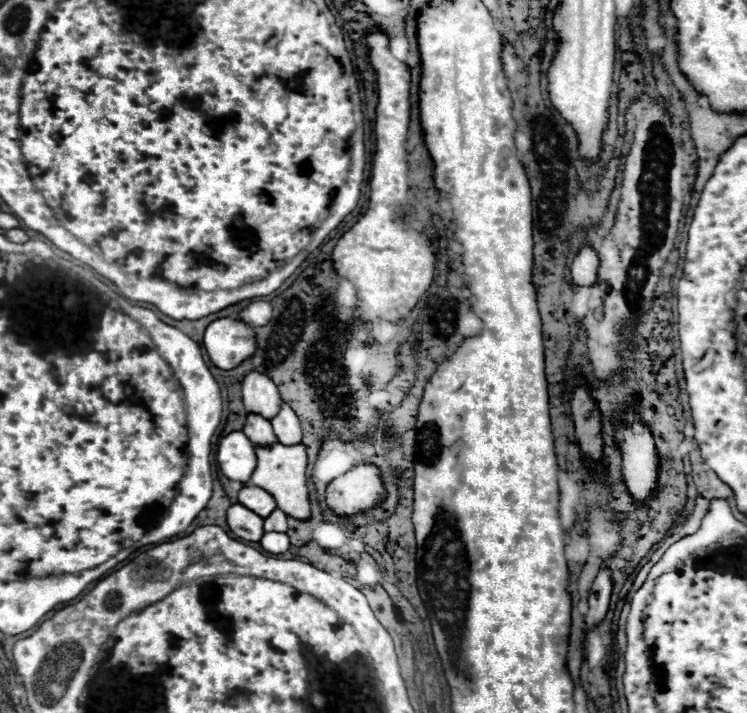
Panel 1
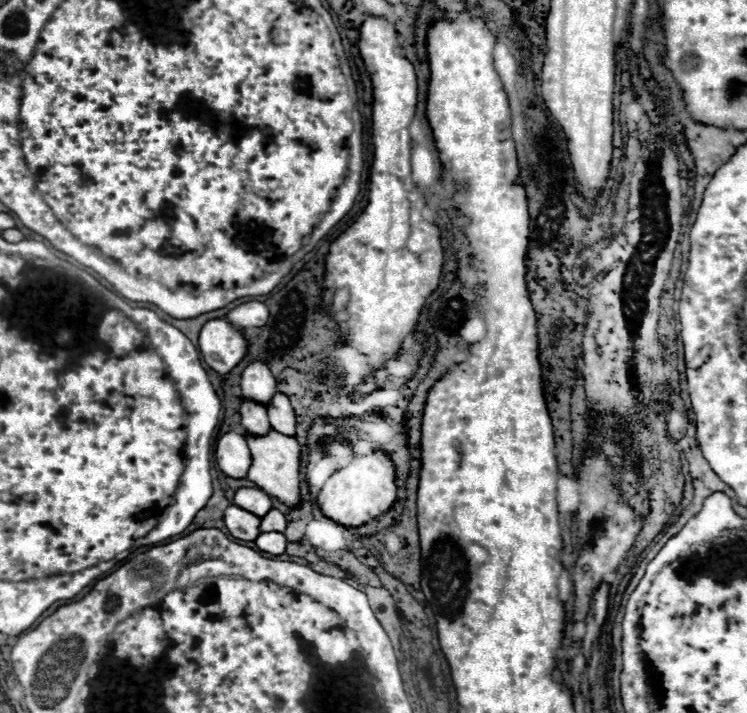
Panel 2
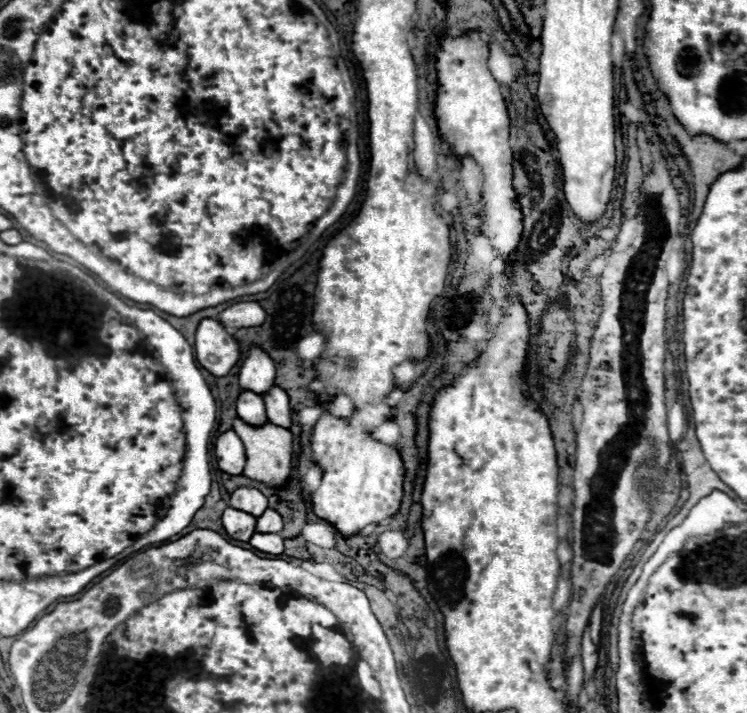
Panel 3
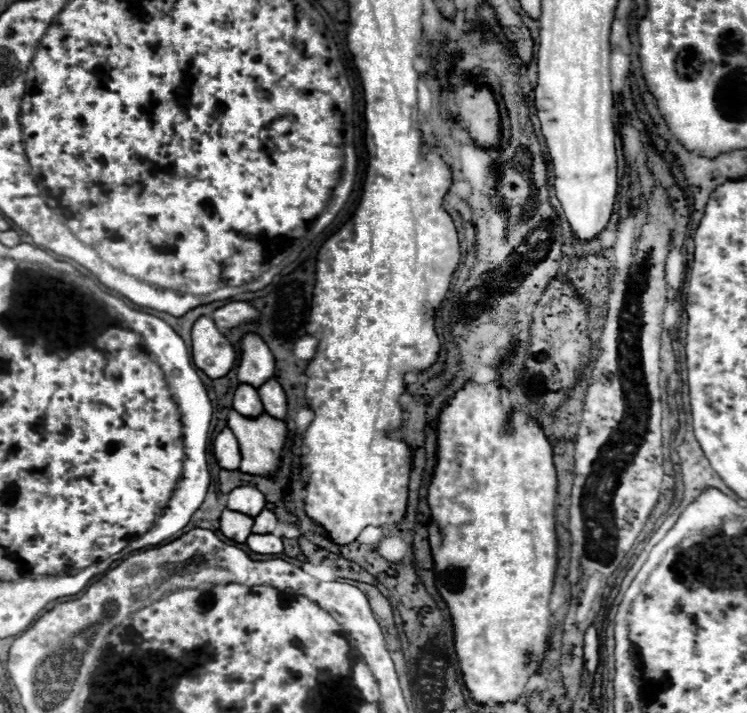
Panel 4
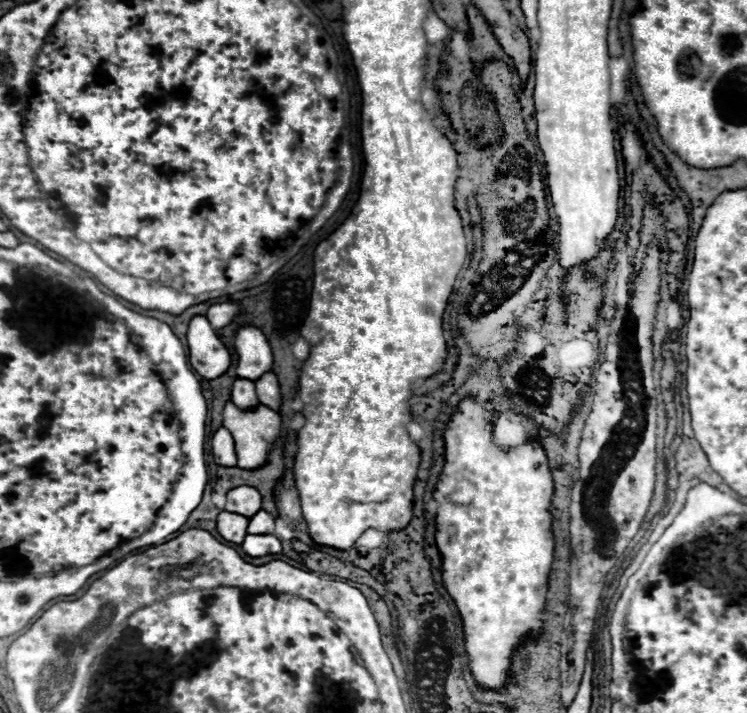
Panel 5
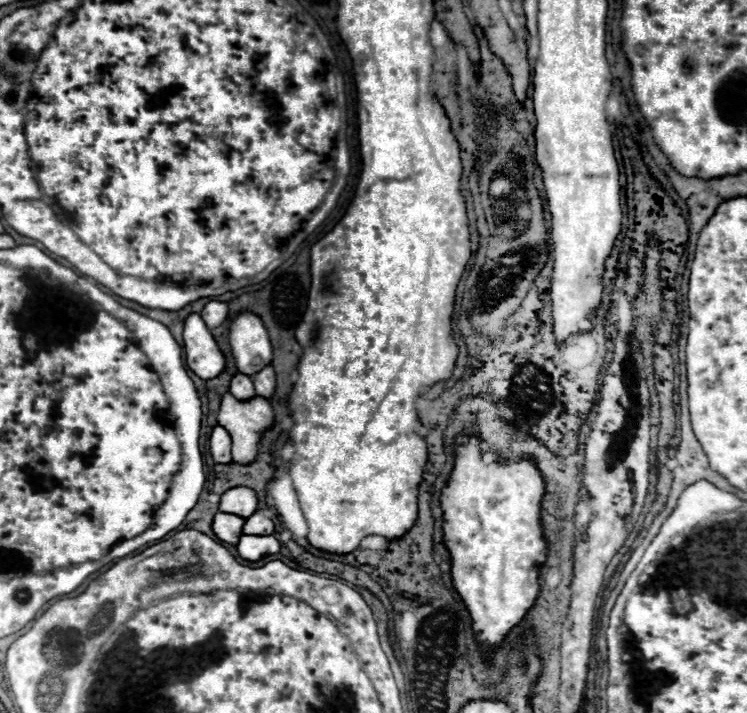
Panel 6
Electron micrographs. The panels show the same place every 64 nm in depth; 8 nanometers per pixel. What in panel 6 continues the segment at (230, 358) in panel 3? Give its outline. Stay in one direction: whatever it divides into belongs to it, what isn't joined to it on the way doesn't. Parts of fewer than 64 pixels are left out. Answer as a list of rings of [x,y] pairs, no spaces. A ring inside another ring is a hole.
[[[192,314],[184,320],[182,338],[184,338],[186,366],[196,376],[208,380],[224,370],[224,356],[198,314]]]

